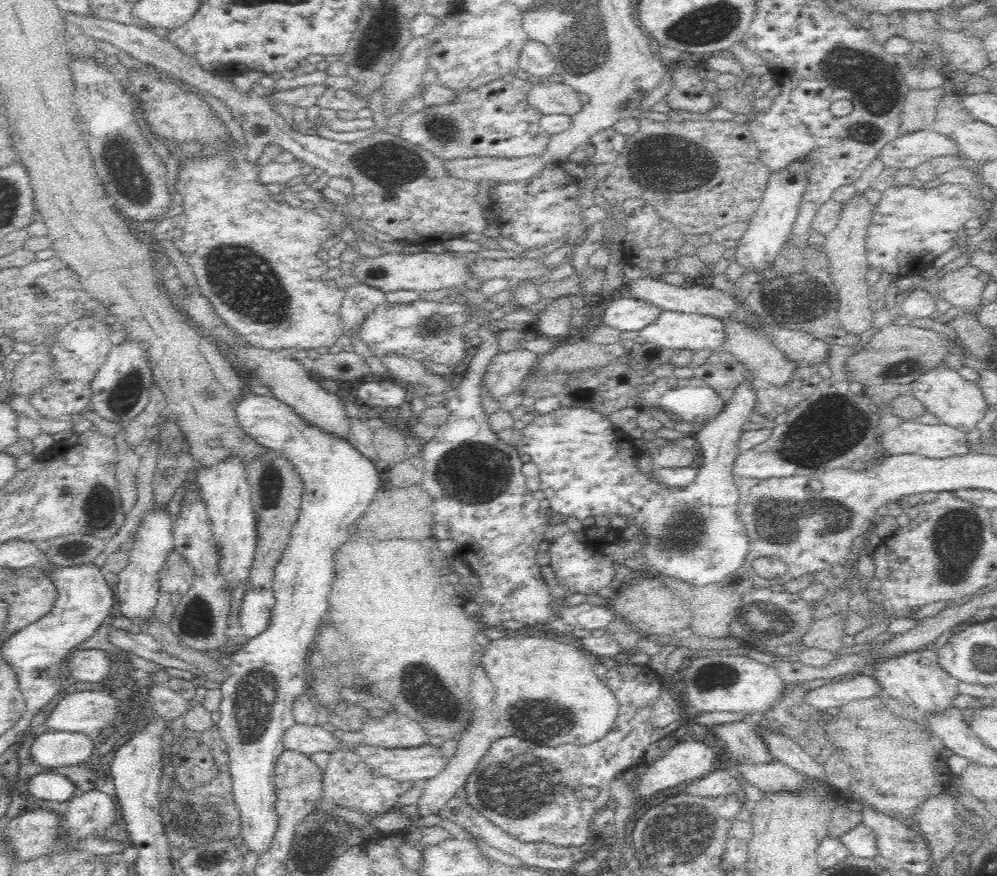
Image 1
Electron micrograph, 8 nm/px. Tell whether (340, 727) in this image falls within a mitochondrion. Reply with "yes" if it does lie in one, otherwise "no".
no

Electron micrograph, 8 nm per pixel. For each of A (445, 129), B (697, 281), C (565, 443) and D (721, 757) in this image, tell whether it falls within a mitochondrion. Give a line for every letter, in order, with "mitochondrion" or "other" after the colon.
A: mitochondrion
B: other
C: other
D: other

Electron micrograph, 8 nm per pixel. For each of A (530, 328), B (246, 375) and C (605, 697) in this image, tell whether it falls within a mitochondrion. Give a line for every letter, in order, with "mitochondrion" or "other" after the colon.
A: other
B: other
C: other

